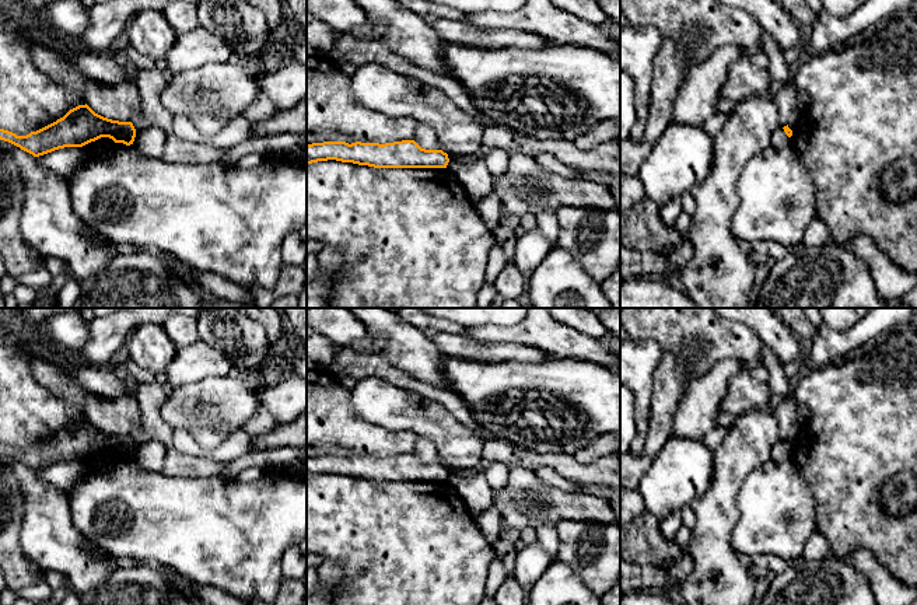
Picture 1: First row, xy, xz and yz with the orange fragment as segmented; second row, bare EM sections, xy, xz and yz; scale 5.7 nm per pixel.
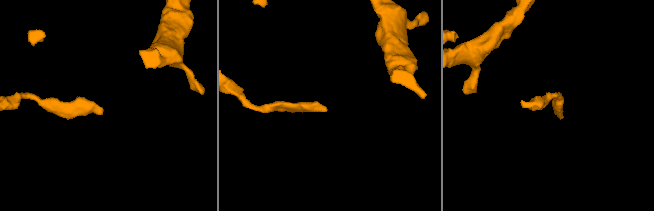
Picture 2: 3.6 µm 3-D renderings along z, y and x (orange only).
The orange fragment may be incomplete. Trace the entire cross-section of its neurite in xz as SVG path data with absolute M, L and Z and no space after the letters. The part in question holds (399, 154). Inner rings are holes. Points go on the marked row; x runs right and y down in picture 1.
M402 140L393 143L346 143L346 141L323 141L307 144L307 164L336 160L342 162L353 162L374 168L447 168L449 158L442 150L421 148L414 140Z

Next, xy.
M87 104L70 109L63 118L27 136L0 129L0 140L39 157L64 147L83 147L101 137L133 144L136 129L132 122L119 122L95 113Z

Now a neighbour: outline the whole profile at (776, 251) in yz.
M756 241L752 244L752 252L763 253L774 260L780 260L788 253L788 249L774 241Z

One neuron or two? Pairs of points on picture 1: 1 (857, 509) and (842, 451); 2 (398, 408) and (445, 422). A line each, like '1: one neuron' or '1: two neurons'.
1: one neuron
2: one neuron

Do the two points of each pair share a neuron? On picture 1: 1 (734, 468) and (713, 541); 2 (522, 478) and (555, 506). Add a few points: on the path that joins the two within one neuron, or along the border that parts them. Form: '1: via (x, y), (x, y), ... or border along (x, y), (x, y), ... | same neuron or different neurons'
1: via (724, 486), (716, 507), (714, 523) | same neuron
2: via (531, 486), (546, 502) | same neuron

